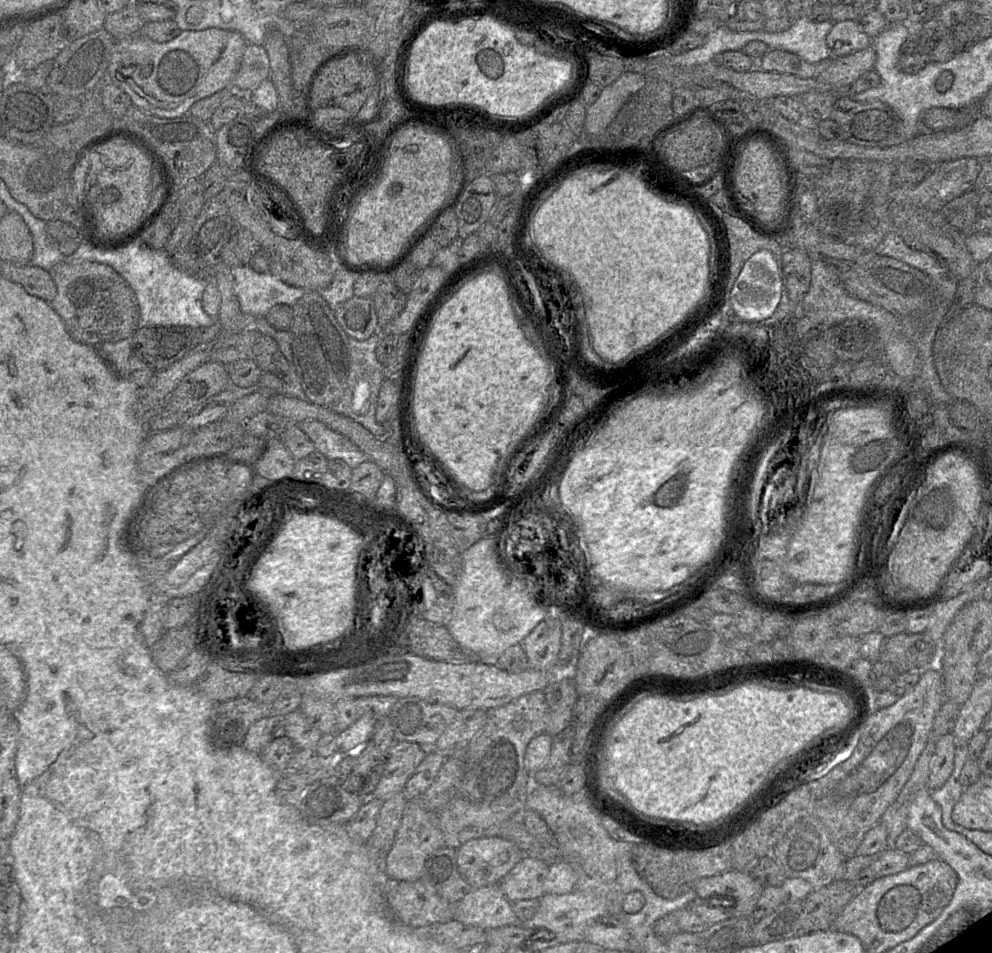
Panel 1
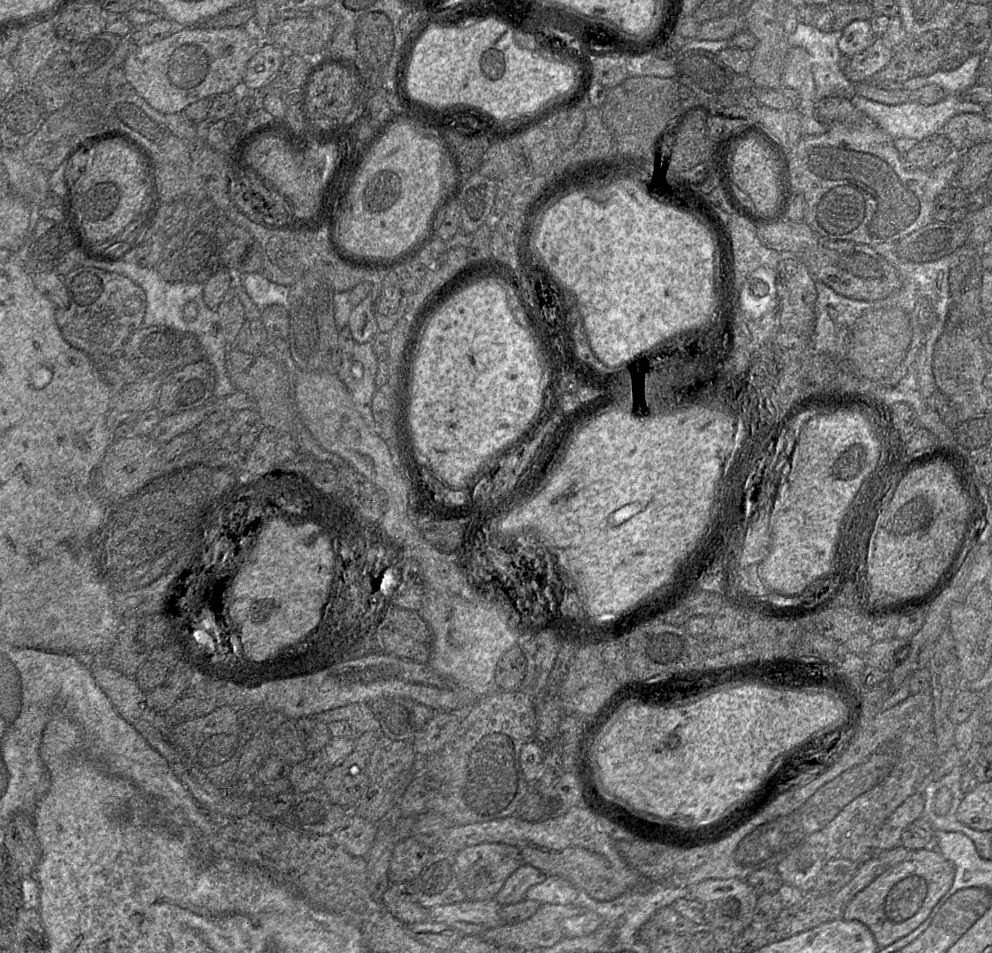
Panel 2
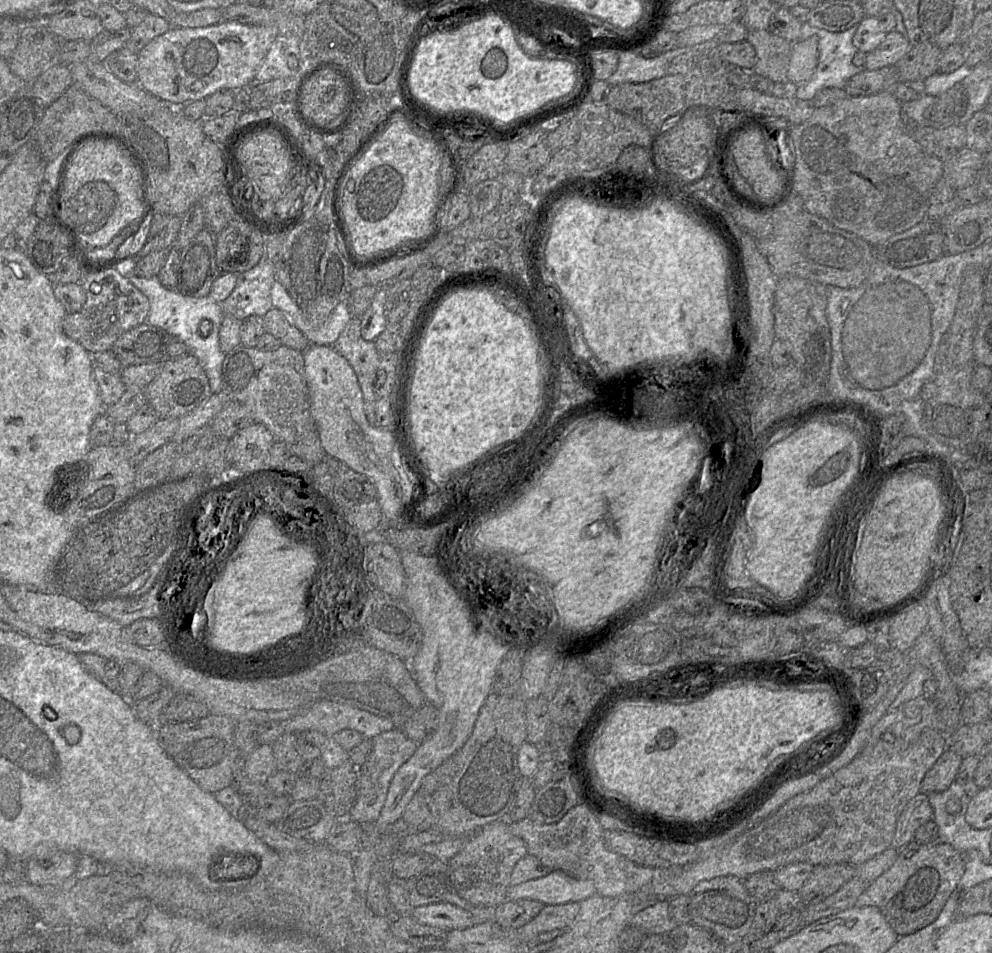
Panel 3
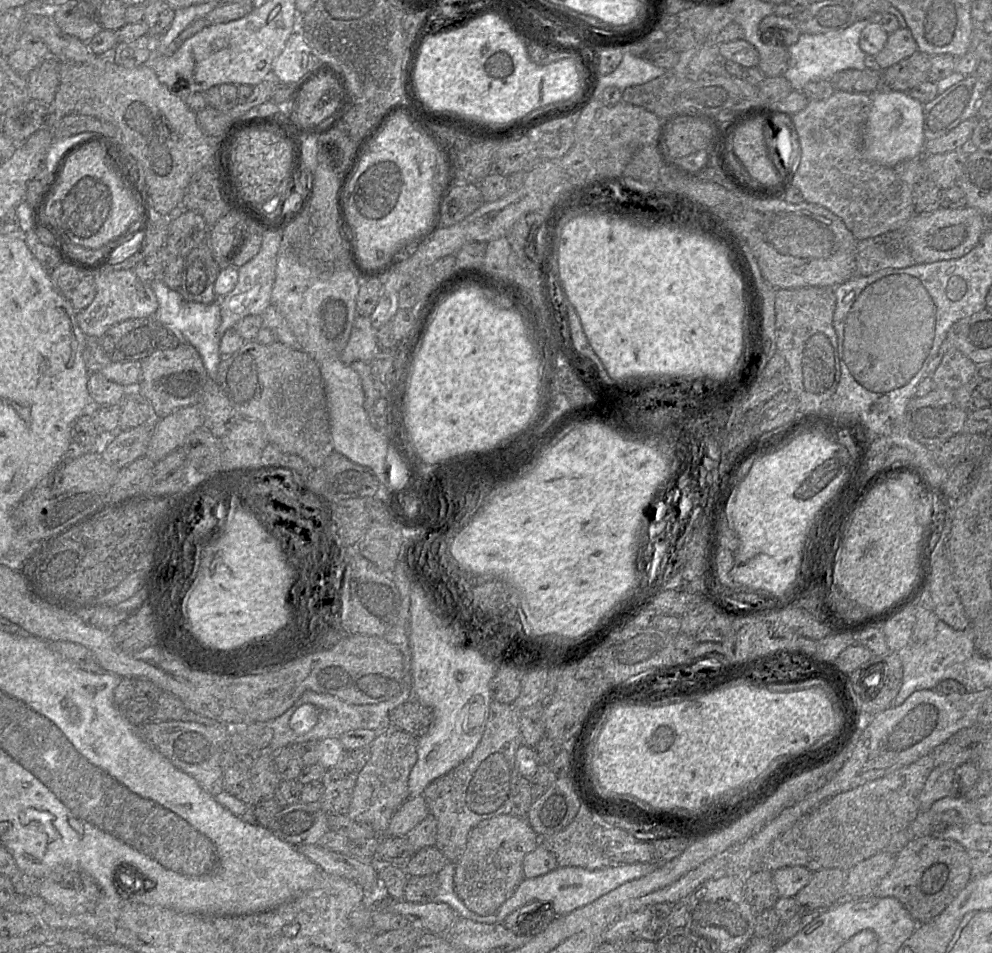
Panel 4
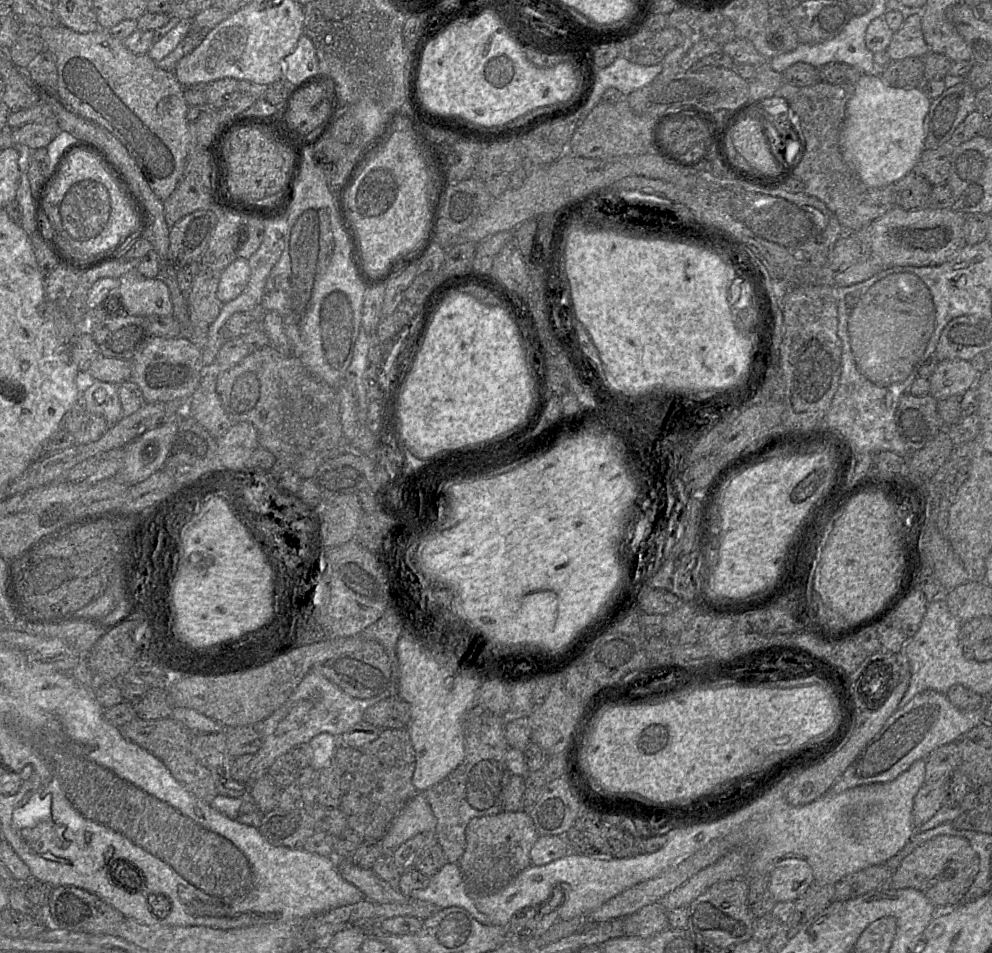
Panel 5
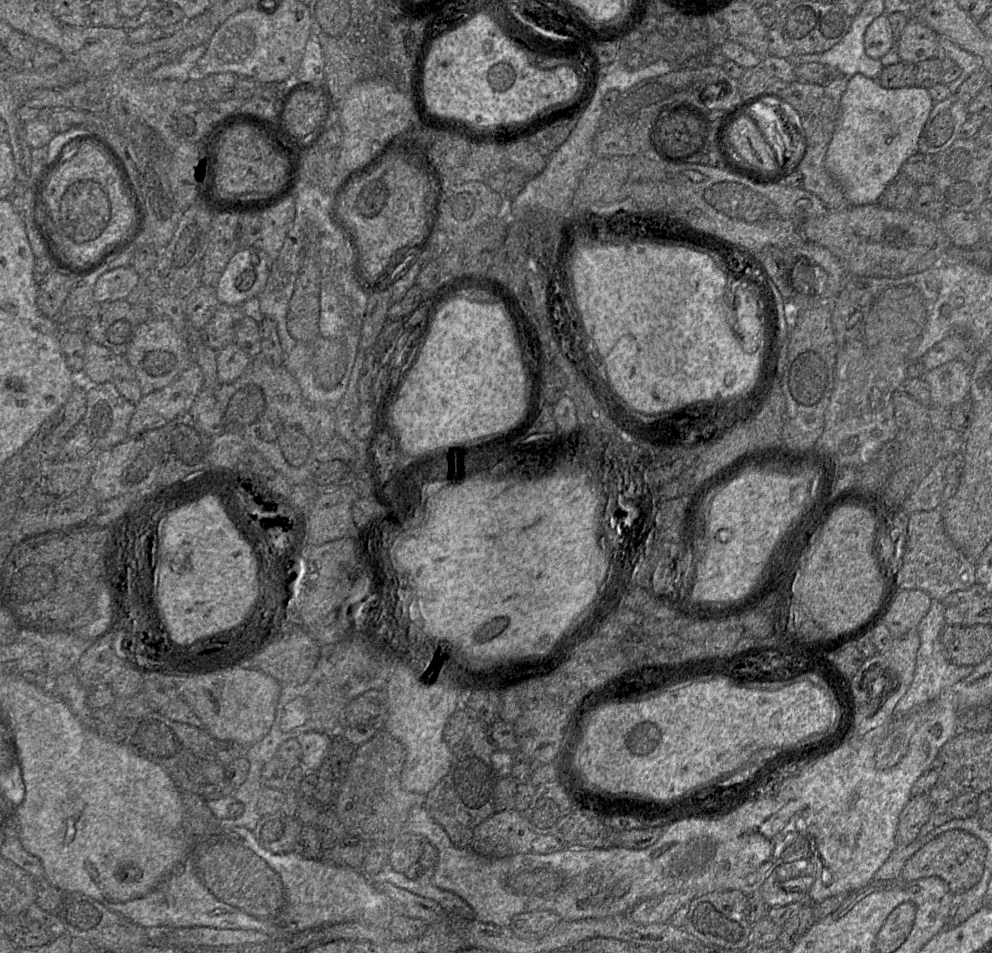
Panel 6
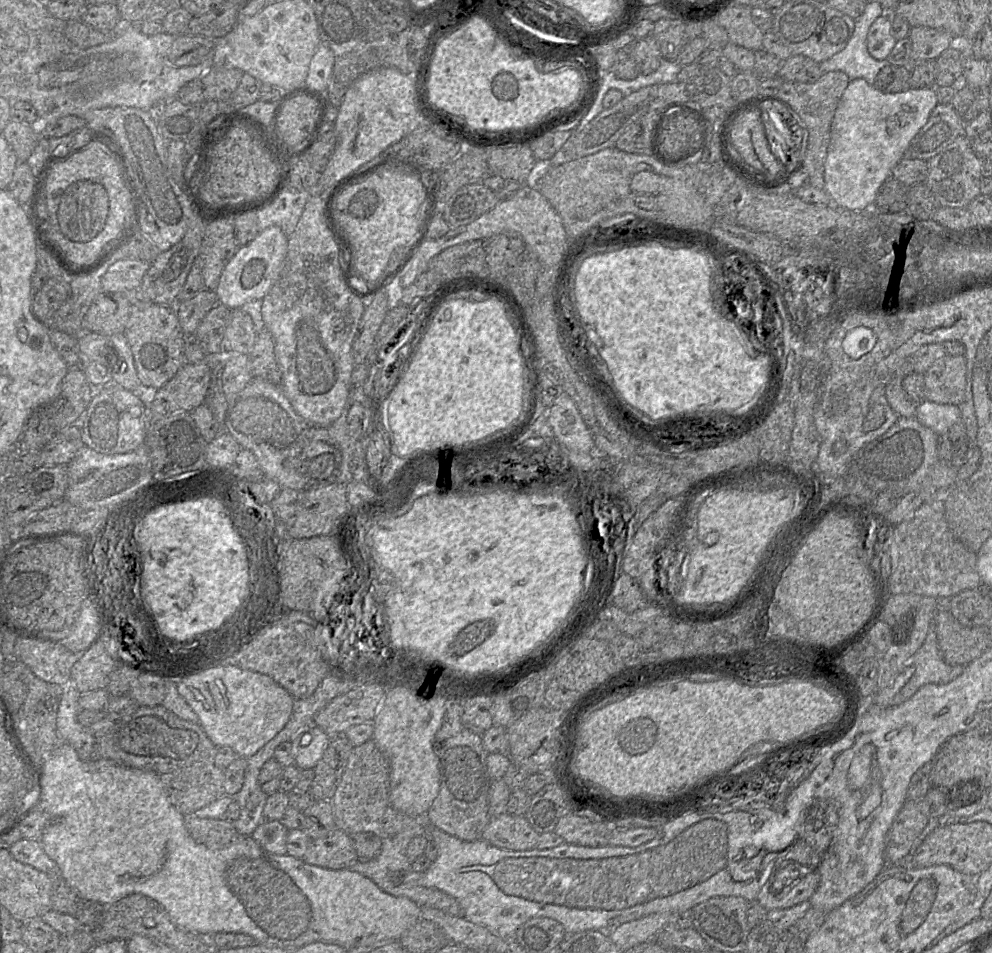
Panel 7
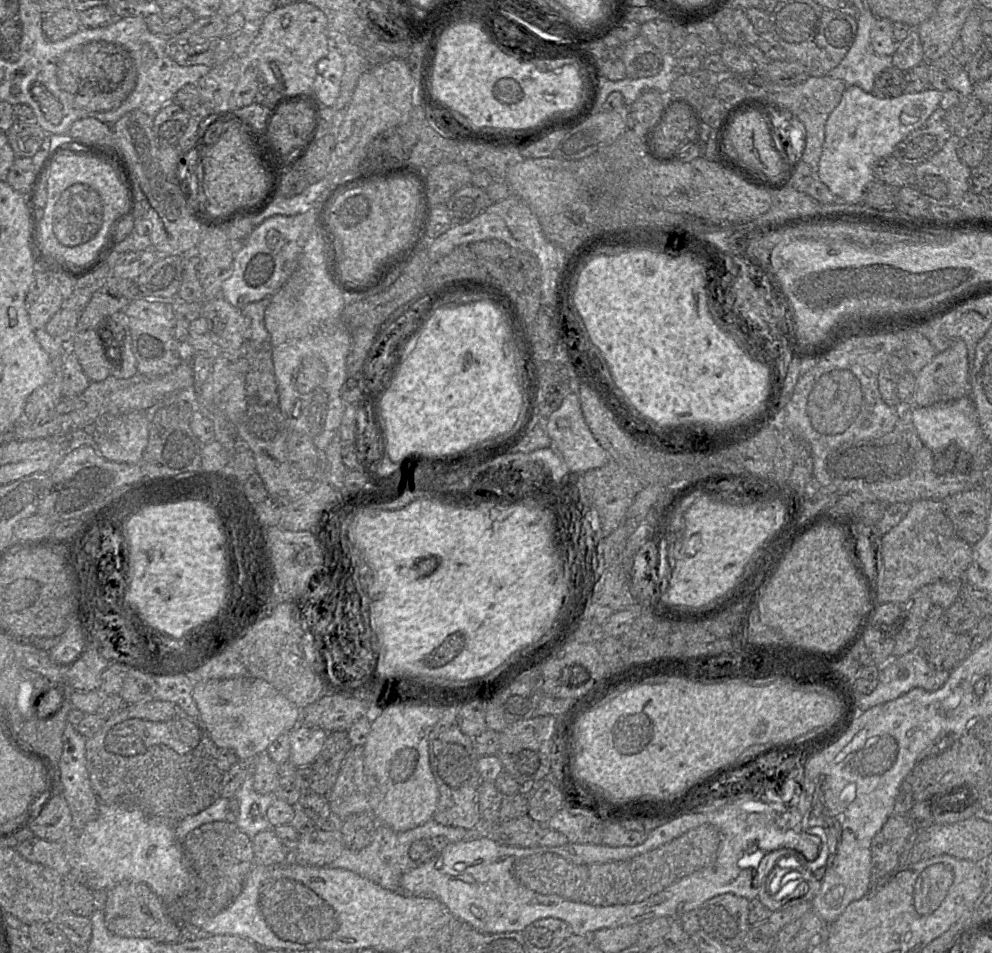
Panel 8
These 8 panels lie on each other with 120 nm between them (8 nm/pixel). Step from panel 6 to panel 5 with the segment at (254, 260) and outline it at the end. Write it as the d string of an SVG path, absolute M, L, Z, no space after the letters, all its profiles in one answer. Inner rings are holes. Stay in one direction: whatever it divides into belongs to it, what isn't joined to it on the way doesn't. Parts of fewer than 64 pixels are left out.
M237 257L222 272L217 286L217 297L223 304L235 299L250 278L248 259Z

